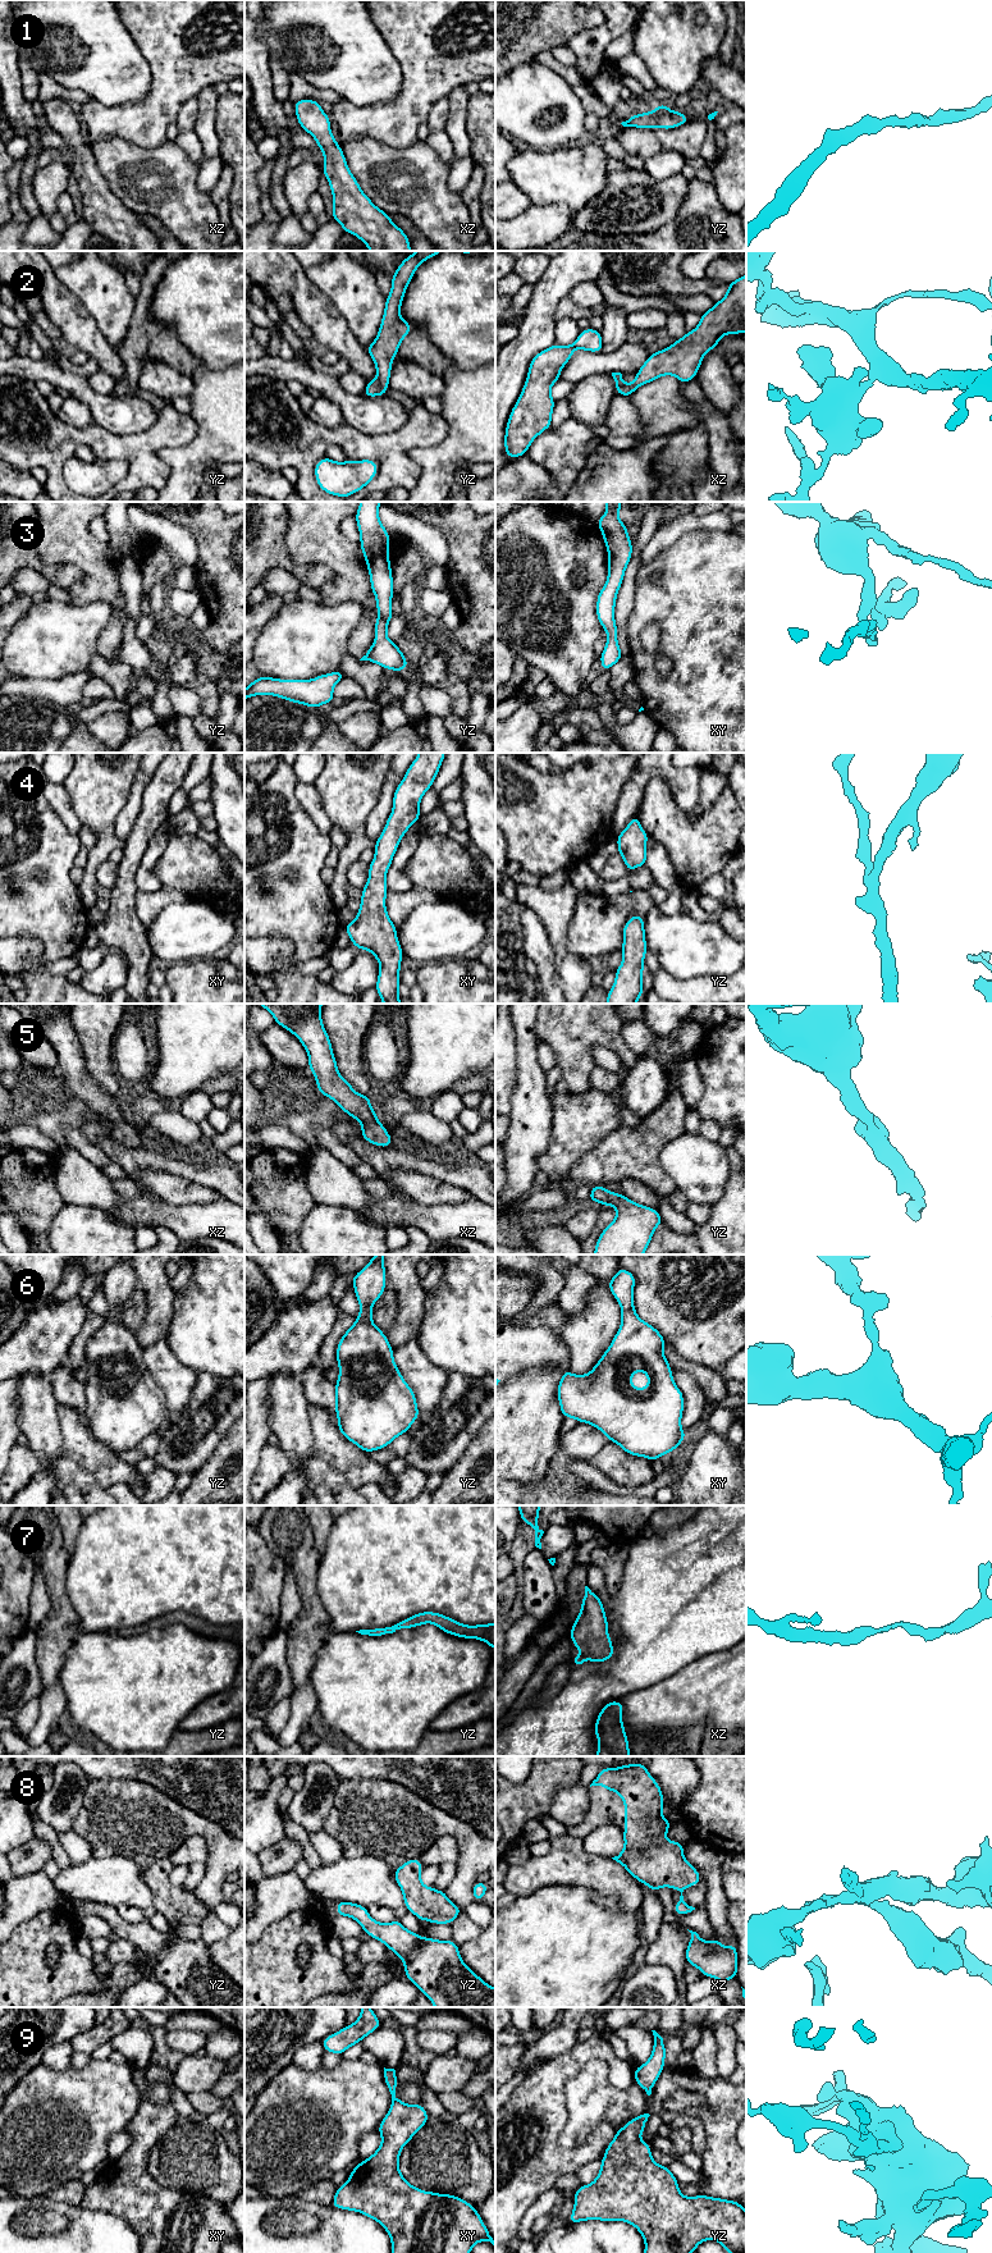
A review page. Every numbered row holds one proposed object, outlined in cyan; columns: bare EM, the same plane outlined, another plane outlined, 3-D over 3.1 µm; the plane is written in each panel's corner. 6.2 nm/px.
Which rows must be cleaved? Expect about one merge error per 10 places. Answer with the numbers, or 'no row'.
no row

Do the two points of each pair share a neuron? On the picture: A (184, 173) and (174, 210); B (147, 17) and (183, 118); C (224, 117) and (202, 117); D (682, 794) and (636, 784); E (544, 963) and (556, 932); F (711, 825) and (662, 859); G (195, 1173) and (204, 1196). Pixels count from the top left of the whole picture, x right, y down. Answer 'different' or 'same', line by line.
A: same
B: different
C: different
D: same
E: different
F: different
G: different

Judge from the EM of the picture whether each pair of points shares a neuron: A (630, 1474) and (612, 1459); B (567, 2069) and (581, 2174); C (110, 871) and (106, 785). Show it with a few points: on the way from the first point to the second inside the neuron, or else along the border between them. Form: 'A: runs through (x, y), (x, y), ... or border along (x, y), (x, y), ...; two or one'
A: runs through (626, 1470), (616, 1463); one
B: border along (600, 2160), (586, 2162), (575, 2172); two
C: border along (108, 858), (97, 868), (97, 882); two

